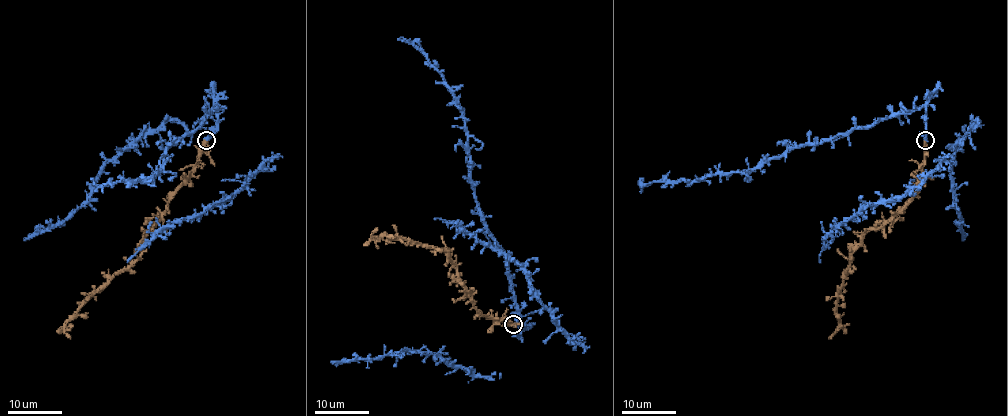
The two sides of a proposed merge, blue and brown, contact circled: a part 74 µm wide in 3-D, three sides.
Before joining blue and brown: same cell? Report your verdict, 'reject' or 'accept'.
accept

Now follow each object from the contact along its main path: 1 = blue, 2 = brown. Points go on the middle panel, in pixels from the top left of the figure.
1: (513, 324), (524, 324), (506, 253), (476, 200), (464, 111), (423, 55), (397, 40)
2: (513, 324), (494, 321), (474, 305), (446, 251), (391, 236), (373, 237), (372, 233), (377, 228)

